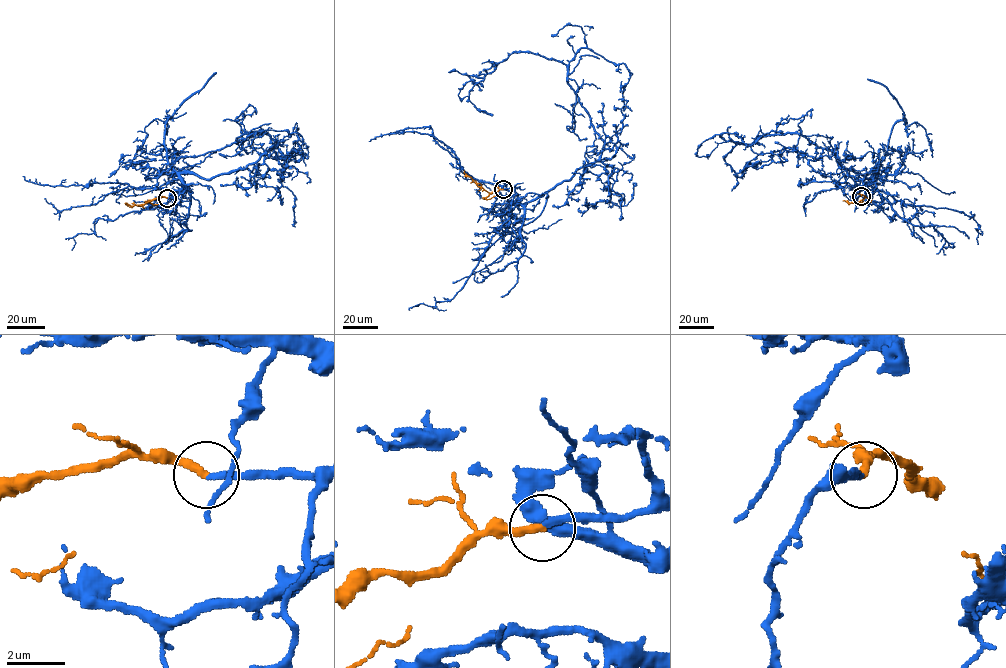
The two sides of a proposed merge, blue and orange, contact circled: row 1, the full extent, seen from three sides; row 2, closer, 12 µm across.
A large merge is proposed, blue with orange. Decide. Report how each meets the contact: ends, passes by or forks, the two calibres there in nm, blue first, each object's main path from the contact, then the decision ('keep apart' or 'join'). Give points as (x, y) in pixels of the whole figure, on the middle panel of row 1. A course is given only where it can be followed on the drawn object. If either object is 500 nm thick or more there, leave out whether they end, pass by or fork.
blue ends there; orange ends there; 240 nm thick on the blue side, 280 nm on the other; blue runs (503, 189), (531, 202), (604, 141), (567, 66), (535, 53), (474, 85), (489, 113), (478, 109); orange runs (503, 189), (487, 192), (464, 170); join

